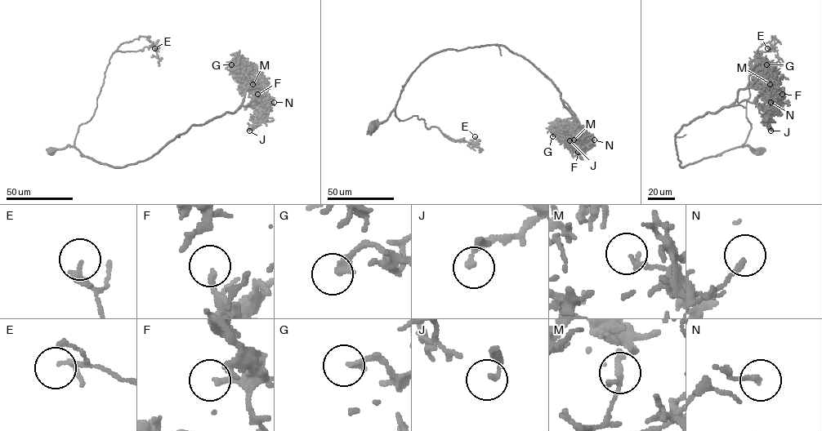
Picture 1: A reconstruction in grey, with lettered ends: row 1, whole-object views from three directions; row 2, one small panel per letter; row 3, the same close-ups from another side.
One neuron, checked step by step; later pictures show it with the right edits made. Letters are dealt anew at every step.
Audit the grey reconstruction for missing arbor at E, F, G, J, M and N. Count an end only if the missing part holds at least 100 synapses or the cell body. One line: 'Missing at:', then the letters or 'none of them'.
Missing at: none of them

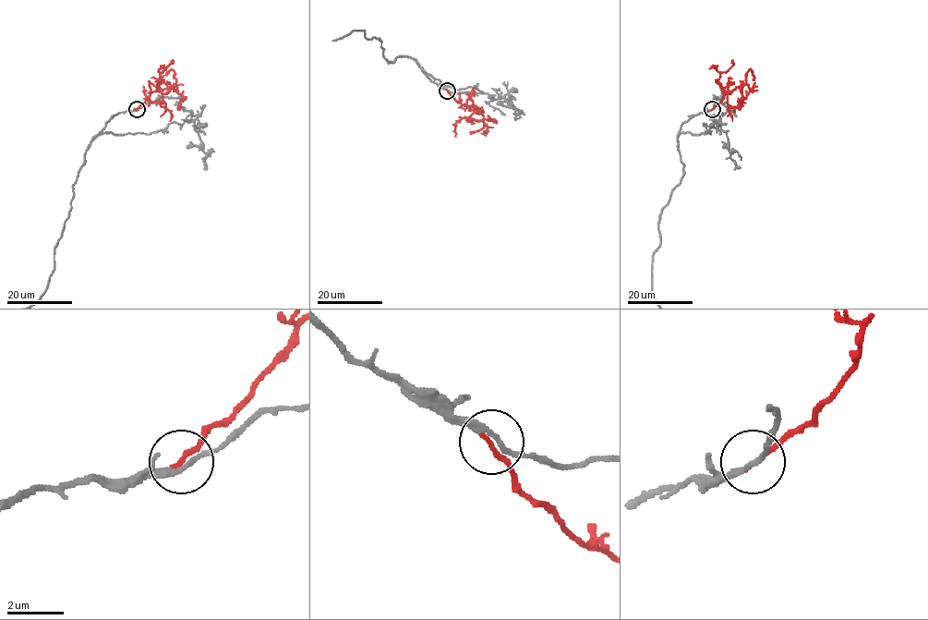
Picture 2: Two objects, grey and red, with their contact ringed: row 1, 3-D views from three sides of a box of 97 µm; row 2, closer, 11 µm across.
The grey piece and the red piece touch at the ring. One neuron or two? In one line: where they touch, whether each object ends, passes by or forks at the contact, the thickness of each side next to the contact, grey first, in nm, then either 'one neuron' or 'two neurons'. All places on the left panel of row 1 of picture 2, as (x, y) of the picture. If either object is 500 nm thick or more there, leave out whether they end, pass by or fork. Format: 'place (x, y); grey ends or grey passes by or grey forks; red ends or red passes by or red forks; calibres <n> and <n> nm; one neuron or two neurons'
place (137, 109); grey passes by; red ends; calibres 160 and 190 nm; one neuron

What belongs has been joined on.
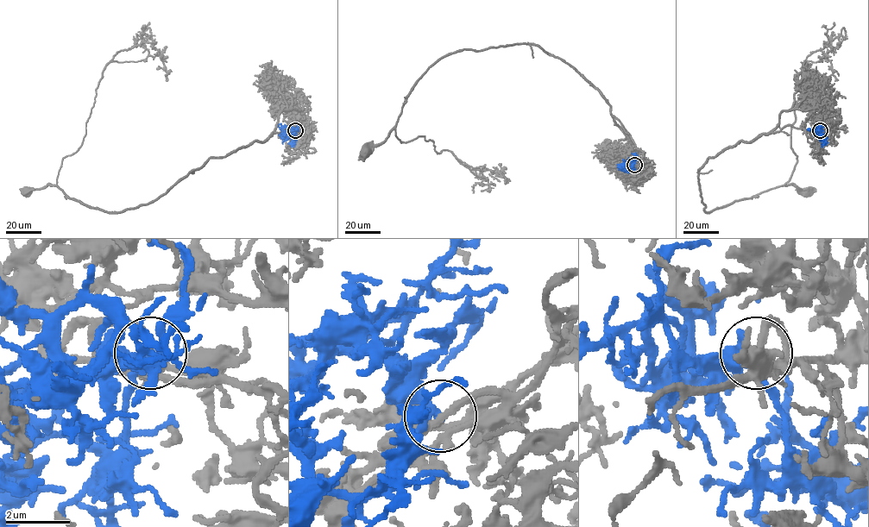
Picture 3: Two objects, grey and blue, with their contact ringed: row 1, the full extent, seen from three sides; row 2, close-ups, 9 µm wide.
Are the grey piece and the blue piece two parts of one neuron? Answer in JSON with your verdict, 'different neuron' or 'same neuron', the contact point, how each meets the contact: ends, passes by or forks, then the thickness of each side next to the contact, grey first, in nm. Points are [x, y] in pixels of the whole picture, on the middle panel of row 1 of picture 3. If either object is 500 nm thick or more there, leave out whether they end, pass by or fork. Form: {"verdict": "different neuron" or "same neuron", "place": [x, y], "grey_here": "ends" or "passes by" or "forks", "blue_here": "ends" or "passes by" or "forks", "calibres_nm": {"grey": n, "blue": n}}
{"verdict": "same neuron", "place": [634, 165], "grey_here": "ends", "blue_here": "passes by", "calibres_nm": {"grey": 240, "blue": 200}}

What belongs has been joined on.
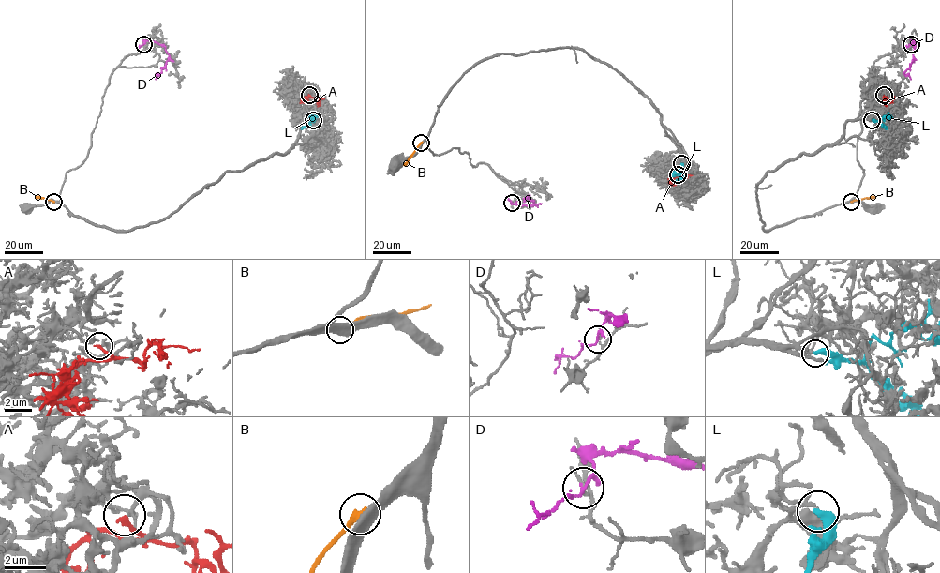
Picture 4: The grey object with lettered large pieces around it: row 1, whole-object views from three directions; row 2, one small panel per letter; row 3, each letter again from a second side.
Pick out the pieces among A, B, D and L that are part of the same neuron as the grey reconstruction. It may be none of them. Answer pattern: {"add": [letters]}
{"add": ["A"]}

